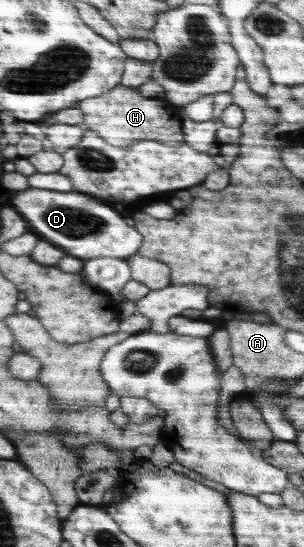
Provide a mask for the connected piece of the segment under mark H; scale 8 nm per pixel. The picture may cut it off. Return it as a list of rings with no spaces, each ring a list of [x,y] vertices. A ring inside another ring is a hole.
[[[119,84],[101,96],[83,100],[79,108],[85,114],[87,128],[95,130],[99,136],[115,146],[129,146],[135,140],[157,140],[169,146],[177,146],[179,140],[183,142],[181,107],[171,104],[163,97],[143,97],[137,88]]]

